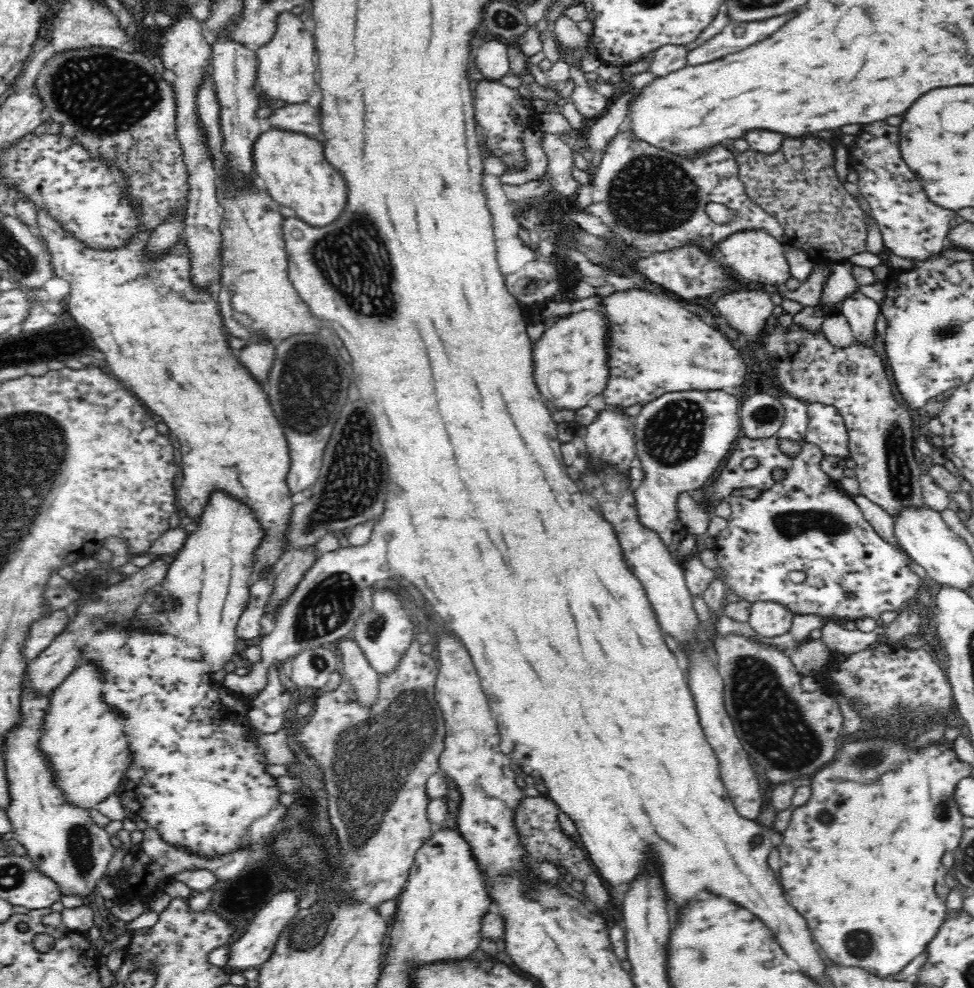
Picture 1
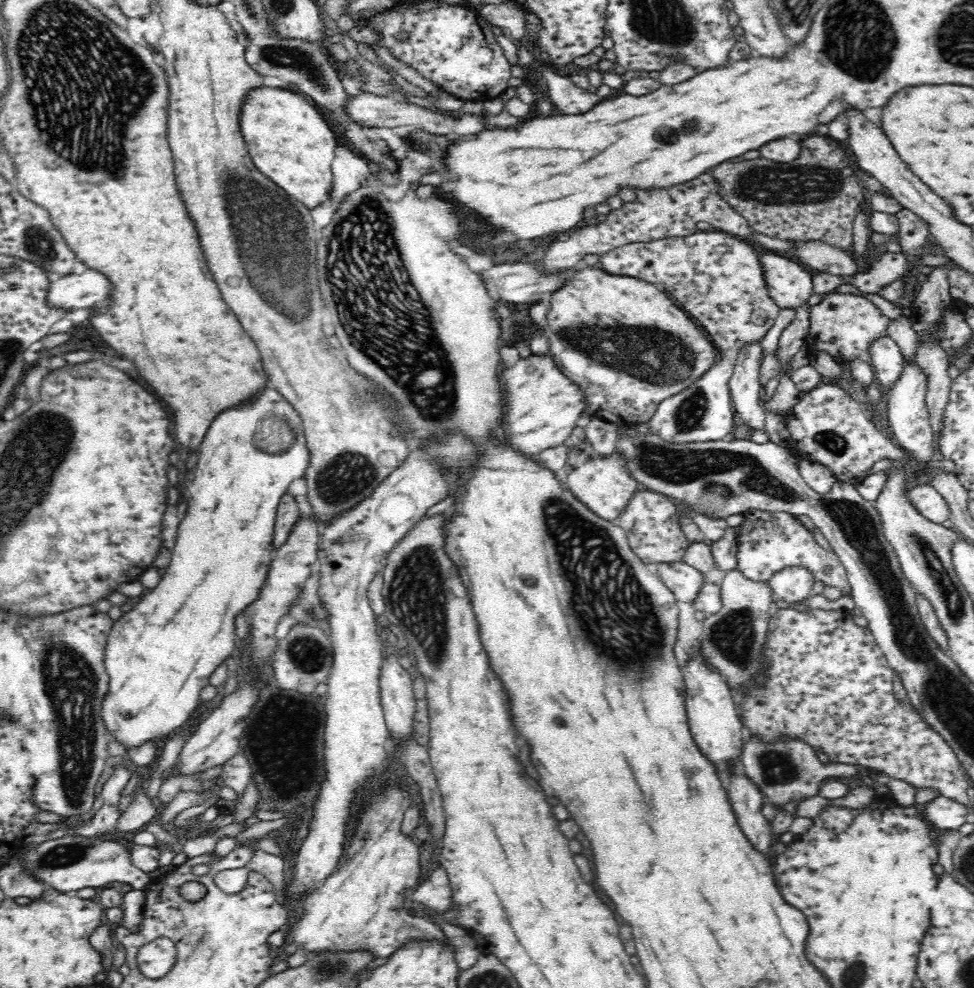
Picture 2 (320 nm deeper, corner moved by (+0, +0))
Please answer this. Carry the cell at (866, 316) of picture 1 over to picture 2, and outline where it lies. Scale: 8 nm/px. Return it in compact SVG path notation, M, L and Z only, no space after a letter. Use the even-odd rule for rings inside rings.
M890 335L873 338L867 346L865 355L873 371L876 371L875 379L884 387L892 388L892 384L902 374L903 357L896 342Z

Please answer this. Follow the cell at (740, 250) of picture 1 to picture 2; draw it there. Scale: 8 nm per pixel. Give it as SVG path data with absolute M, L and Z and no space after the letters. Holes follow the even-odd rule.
M785 253L759 254L762 277L772 301L781 309L805 307L812 296L812 276L805 266Z

